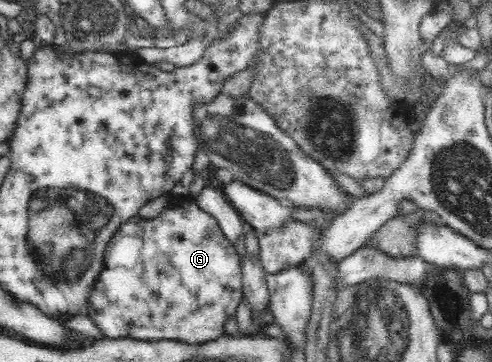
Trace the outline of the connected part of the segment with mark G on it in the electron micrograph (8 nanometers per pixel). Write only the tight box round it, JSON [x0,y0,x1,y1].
[87,195,243,346]

